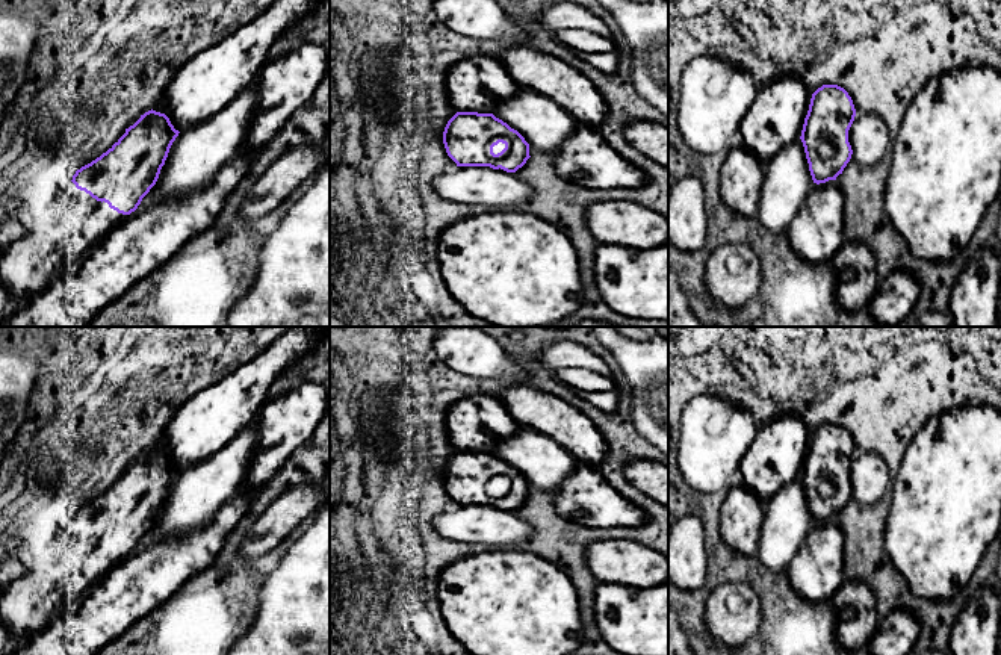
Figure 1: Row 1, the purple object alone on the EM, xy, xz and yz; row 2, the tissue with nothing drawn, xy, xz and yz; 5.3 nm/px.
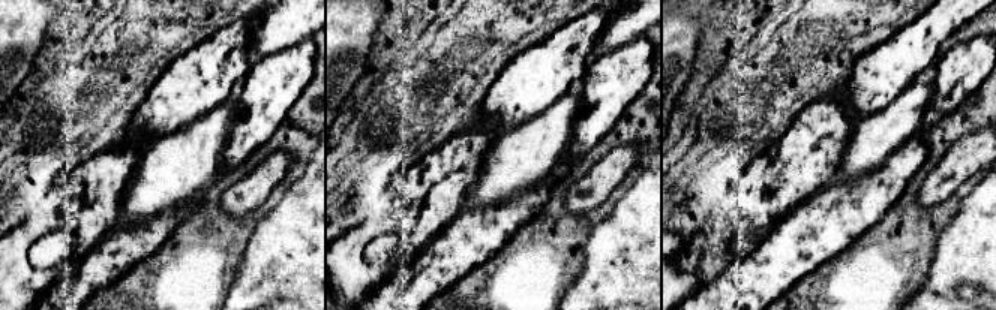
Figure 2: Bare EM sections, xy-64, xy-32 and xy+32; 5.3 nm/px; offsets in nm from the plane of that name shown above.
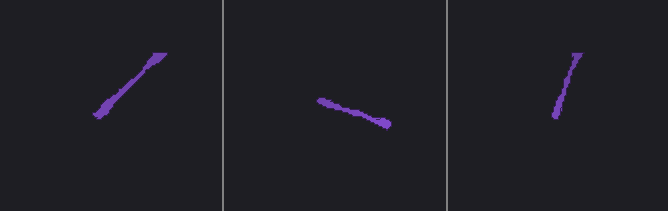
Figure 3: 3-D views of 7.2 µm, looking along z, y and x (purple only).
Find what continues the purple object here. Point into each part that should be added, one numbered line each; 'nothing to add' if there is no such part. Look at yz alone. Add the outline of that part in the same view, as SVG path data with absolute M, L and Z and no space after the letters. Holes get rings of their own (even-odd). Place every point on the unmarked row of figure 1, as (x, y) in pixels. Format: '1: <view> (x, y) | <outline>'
nothing to add

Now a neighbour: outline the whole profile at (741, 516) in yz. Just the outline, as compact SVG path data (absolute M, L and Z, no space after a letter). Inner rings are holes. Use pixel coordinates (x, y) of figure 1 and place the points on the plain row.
M738 480L726 490L720 508L720 532L726 546L739 555L755 555L761 545L764 517L764 502Z

